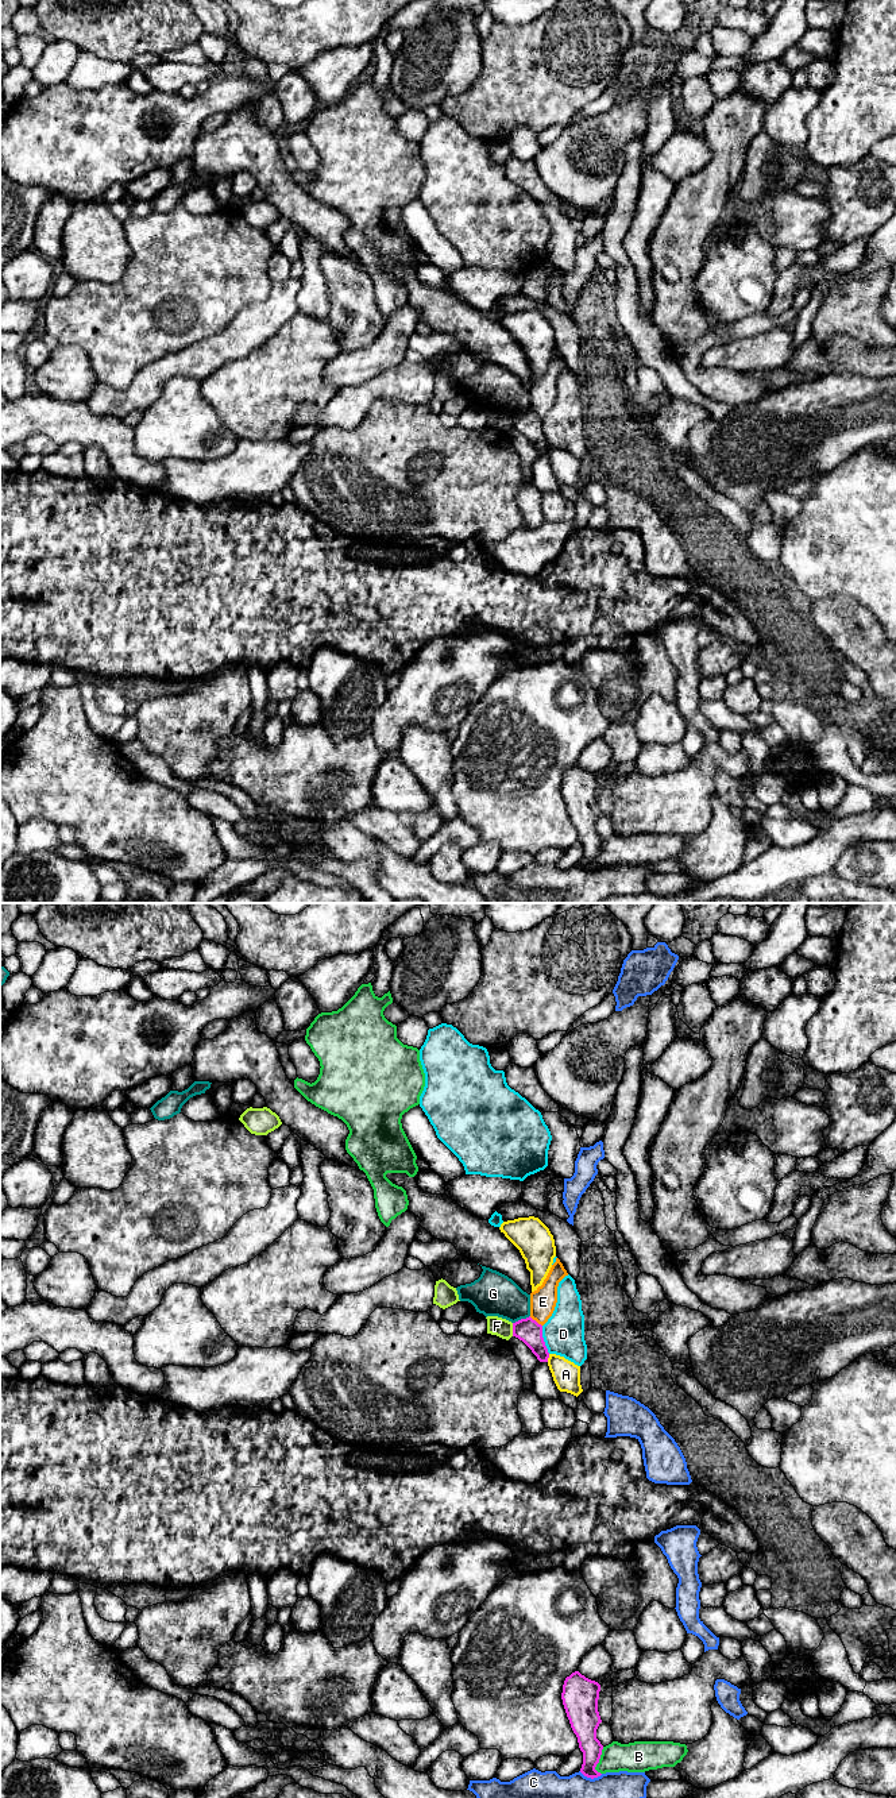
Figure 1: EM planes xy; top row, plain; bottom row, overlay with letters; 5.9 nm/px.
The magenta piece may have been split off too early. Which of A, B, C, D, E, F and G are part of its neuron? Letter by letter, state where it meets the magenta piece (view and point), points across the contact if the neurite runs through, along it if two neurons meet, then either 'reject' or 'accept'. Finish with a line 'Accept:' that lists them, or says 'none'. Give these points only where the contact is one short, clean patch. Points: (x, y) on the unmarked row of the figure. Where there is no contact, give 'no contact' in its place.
A: meets magenta in xy at (548, 450); reject
B: meets magenta in xy at (598, 853); reject
C: meets magenta in xy at (591, 871); reject
D: meets magenta in xy at (543, 432); reject
E: meets magenta in xy at (535, 413); reject
F: meets magenta in xy at (513, 423); border along xy (512, 416), (513, 428); reject
G: meets magenta in xy at (521, 412); reject
Accept: none

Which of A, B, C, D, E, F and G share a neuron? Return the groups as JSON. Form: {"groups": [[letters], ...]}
{"groups": [["A"], ["B"], ["C"], ["D"], ["E"], ["F"], ["G"]]}

